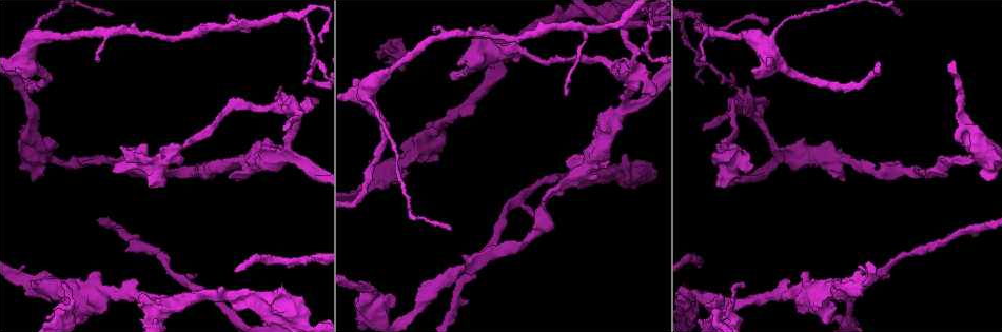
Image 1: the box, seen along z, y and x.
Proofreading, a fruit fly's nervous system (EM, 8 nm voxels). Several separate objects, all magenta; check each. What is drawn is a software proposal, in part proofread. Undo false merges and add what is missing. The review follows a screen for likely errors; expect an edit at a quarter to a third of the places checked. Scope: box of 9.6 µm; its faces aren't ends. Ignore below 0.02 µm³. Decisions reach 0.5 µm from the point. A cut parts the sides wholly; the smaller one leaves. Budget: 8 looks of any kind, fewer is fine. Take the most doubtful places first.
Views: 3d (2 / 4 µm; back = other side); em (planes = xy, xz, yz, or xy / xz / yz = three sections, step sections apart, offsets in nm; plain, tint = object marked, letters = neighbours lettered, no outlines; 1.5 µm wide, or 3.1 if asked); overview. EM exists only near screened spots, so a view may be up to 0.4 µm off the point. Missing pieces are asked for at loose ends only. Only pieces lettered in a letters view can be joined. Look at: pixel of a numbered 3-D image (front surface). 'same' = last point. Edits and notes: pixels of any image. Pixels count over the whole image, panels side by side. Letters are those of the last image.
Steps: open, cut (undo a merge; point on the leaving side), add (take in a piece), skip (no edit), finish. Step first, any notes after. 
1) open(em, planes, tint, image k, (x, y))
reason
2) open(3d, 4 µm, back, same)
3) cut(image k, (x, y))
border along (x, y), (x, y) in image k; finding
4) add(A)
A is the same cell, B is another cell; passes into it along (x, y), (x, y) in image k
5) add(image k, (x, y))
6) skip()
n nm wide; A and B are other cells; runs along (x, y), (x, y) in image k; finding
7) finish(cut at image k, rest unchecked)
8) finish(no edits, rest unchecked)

open(em, planes, tint, image 1, (723, 160))
a fork

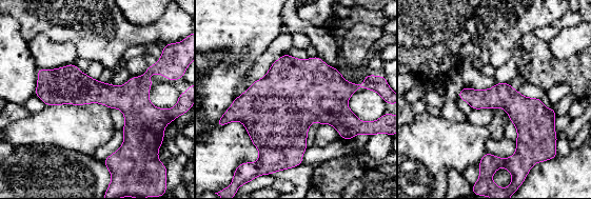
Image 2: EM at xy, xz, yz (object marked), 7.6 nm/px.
open(em, planes, letters, same)

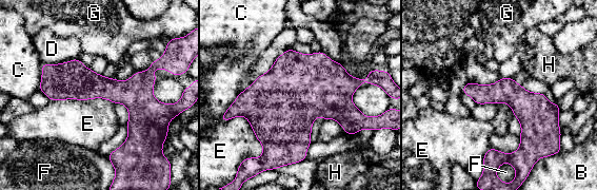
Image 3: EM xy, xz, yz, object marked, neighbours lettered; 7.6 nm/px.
skip()
280 nm wide; B, C, D, E, F, G and H are other cells; runs along (44, 65), (59, 80), (142, 88) in image 3; one neuron here

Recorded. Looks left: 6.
open(em, xz, step 8, tint, image 1, (470, 112))
branch stops here

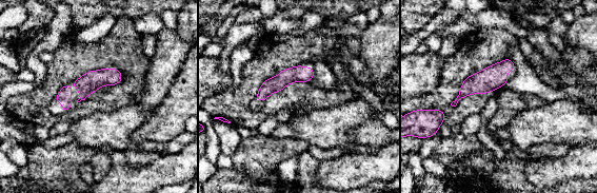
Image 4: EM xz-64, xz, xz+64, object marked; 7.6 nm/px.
open(em, planes, letters, same)

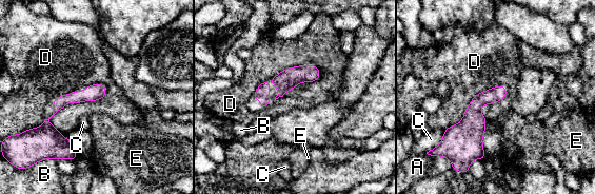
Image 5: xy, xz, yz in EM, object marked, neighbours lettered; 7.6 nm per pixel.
skip()
A, B, C, D and E are other cells; border along (499, 84), (444, 130) in image 5; none of them fits

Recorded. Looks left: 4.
open(3d, 4 µm, image 1, (750, 112))
thin neck

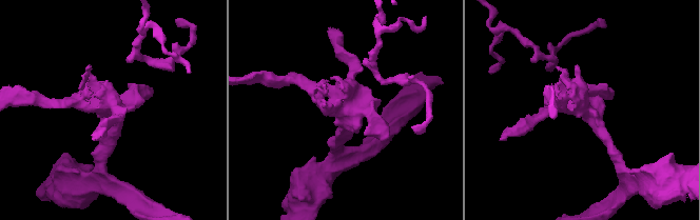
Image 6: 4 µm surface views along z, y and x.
open(em, planes, letters, image 6, (104, 109))

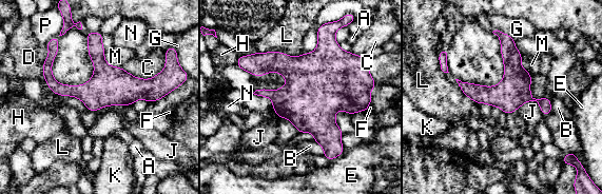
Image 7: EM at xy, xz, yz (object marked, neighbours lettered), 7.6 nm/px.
skip()
A, B, C, D, E, F, G, H, J, K, L, M, N and P are other cells; border along (506, 114), (536, 101), (544, 115) in image 7; all the same neuron

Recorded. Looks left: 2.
finish(no edits, rest unchecked)

